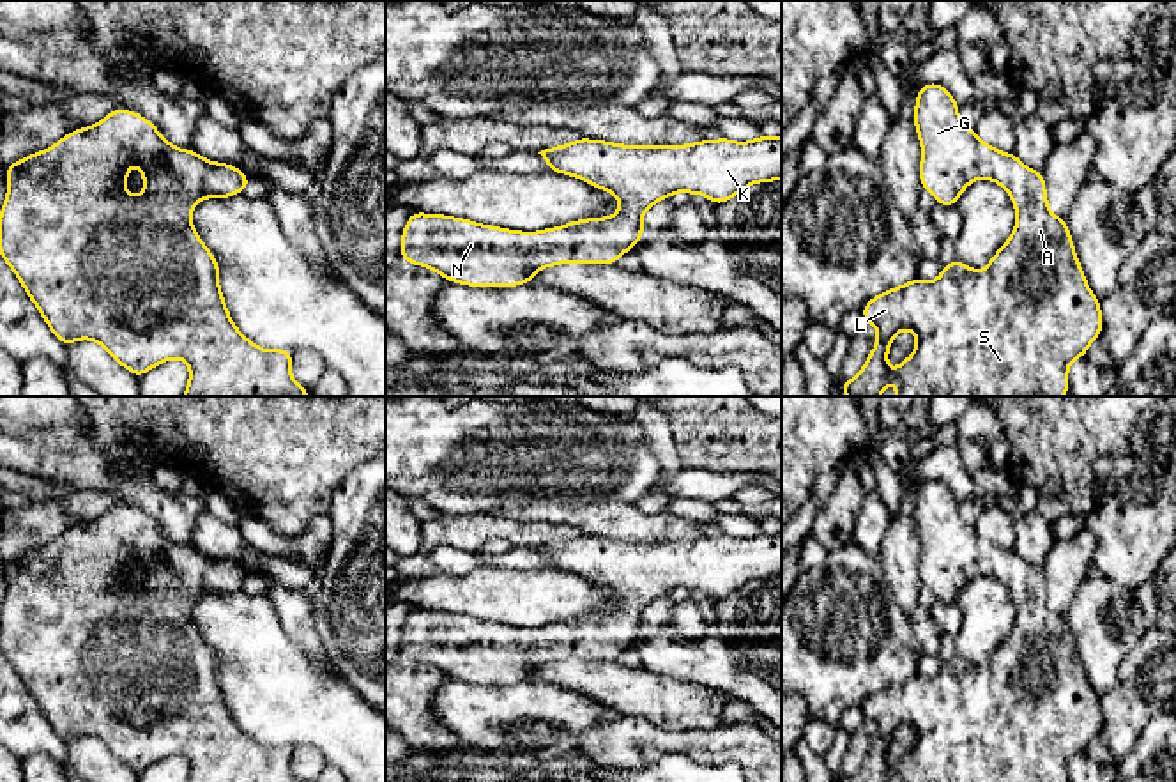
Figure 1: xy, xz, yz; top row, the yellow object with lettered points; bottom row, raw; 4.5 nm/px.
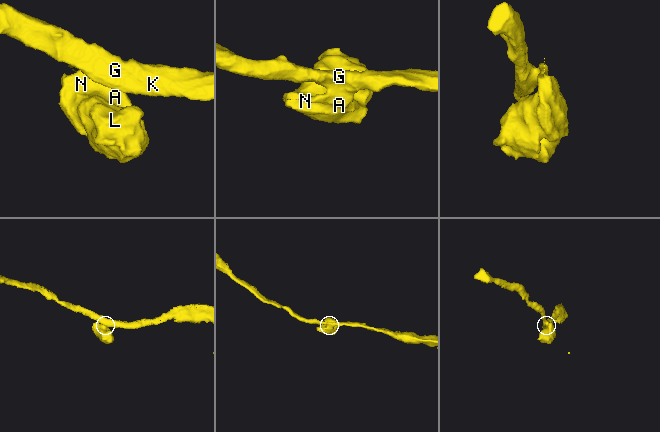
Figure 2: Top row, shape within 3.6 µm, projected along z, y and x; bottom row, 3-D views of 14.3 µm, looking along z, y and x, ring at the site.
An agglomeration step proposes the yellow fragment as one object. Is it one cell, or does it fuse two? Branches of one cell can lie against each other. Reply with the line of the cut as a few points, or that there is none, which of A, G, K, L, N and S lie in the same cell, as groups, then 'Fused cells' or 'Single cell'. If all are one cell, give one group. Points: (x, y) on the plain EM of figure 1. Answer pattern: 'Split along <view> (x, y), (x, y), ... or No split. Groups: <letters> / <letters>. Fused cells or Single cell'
No split. Groups: A G K L N S. Single cell

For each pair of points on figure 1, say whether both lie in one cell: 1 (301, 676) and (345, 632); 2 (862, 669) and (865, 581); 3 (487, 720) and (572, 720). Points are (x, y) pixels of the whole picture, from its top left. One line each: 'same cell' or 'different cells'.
1: different cells
2: same cell
3: same cell

